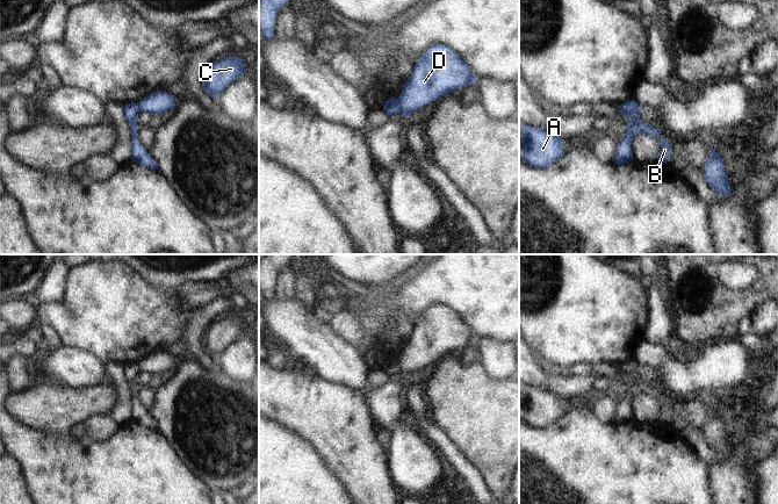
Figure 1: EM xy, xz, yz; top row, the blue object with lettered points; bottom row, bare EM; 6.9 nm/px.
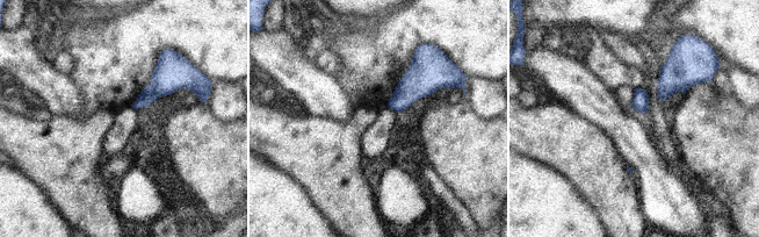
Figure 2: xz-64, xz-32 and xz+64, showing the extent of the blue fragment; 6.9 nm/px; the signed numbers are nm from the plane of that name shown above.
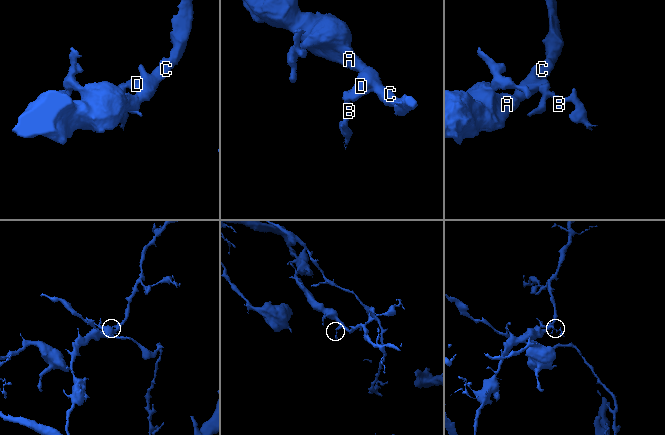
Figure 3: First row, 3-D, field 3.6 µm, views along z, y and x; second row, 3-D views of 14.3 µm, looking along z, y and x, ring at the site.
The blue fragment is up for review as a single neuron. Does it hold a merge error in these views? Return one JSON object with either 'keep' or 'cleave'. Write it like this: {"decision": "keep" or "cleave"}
{"decision": "cleave"}

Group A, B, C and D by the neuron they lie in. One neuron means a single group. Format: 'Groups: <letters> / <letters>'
Groups: A C D / B

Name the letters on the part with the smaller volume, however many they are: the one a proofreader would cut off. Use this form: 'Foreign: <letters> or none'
Foreign: B

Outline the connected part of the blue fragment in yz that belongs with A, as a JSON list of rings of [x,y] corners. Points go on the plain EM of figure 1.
[[[519,383],[519,419],[535,427],[546,429],[564,416],[563,399],[552,391]]]

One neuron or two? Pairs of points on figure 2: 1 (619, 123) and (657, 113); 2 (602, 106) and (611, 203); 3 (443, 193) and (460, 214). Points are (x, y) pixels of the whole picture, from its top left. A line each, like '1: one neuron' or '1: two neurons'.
1: two neurons
2: two neurons
3: one neuron

